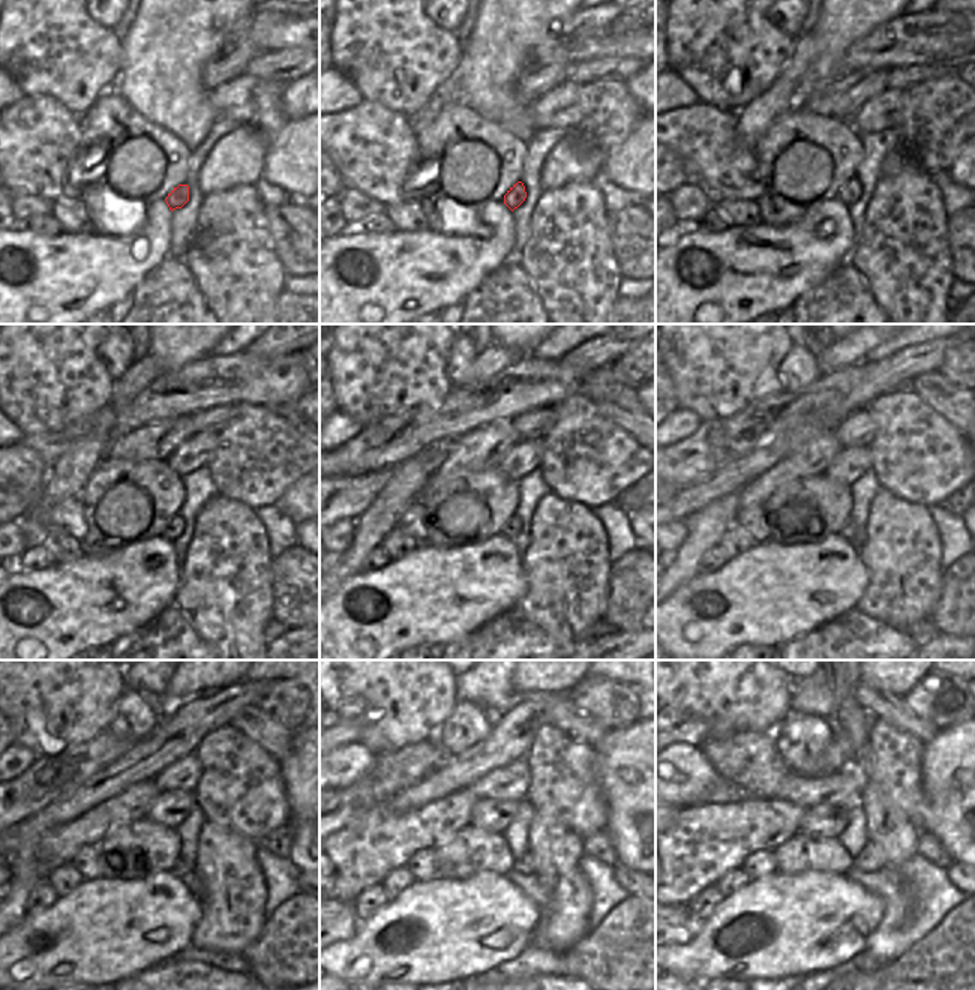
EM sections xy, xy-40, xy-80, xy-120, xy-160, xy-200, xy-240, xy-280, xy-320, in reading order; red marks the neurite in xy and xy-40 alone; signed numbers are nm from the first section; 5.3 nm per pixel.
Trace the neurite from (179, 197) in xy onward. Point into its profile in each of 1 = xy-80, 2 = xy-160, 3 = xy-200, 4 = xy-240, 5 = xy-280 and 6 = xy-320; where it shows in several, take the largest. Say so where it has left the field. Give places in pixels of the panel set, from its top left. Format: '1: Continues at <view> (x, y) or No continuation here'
1: Continues at xy-80 (851, 192)
2: Continues at xy-160 (513, 527)
3: Continues at xy-200 (849, 528)
4: Continues at xy-240 (180, 867)
5: Continues at xy-280 (525, 864)
6: Continues at xy-320 (872, 857).

